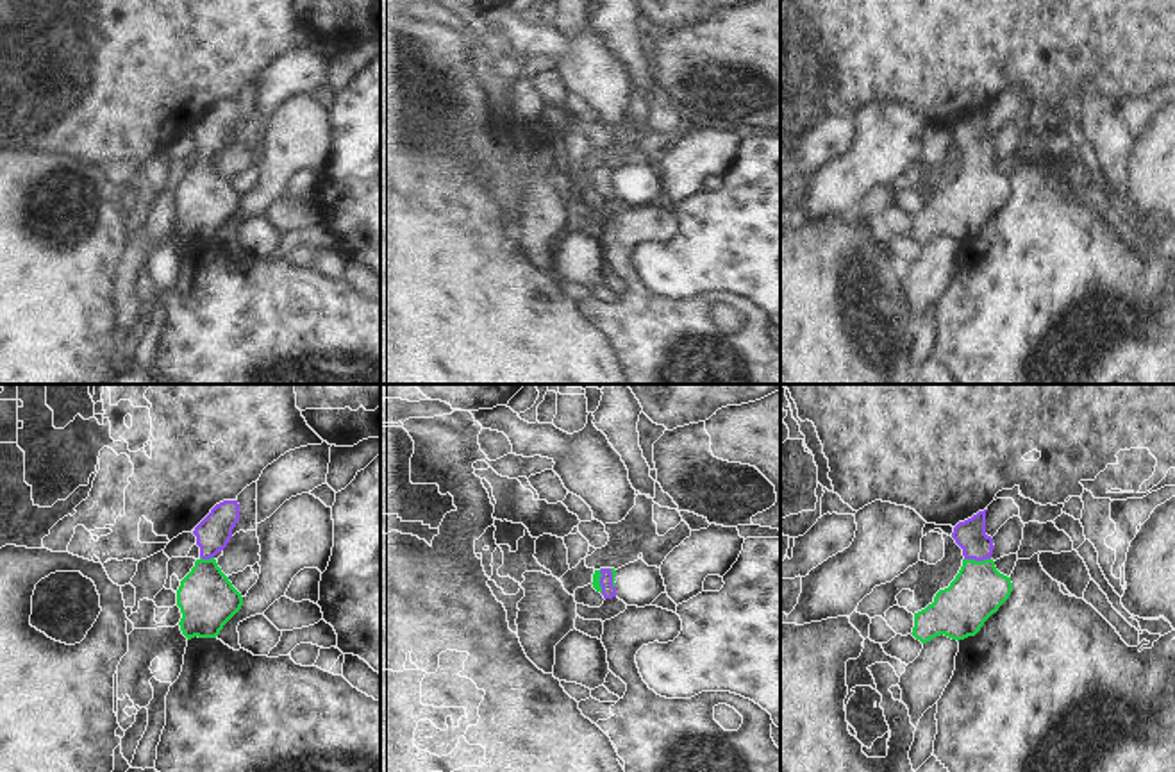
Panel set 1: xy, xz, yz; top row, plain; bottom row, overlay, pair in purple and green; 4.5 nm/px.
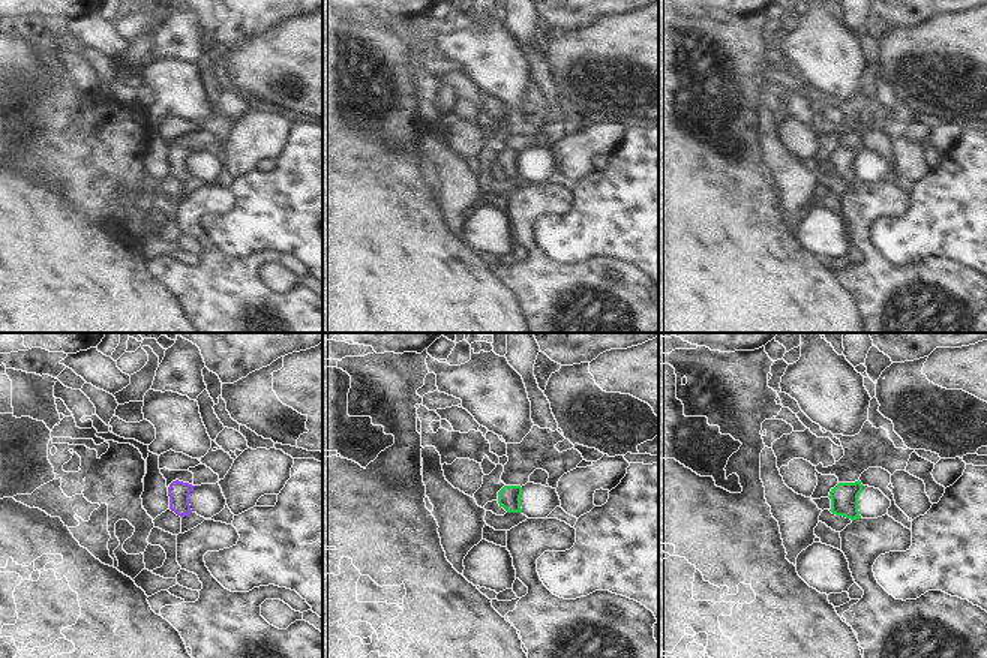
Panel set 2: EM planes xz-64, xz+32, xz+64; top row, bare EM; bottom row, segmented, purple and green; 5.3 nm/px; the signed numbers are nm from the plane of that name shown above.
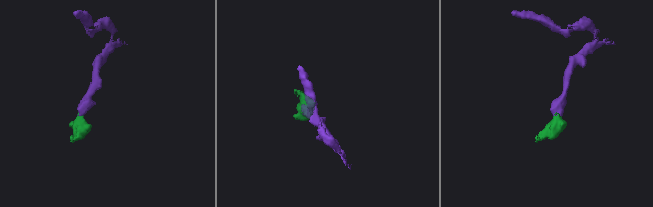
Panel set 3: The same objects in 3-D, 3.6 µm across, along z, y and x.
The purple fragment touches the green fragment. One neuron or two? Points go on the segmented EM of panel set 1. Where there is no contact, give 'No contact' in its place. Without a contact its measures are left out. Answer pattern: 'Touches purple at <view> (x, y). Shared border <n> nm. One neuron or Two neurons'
Touches purple at yz (977, 560). Shared border 120 nm. One neuron.

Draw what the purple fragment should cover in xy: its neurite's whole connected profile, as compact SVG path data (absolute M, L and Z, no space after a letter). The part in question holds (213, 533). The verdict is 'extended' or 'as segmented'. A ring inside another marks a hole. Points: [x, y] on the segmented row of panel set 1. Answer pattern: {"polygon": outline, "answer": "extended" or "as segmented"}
{"polygon": "M223 500L193 531L200 558L177 590L179 625L188 640L216 638L243 606L241 593L214 559L230 541L238 520L238 500Z", "answer": "extended"}

